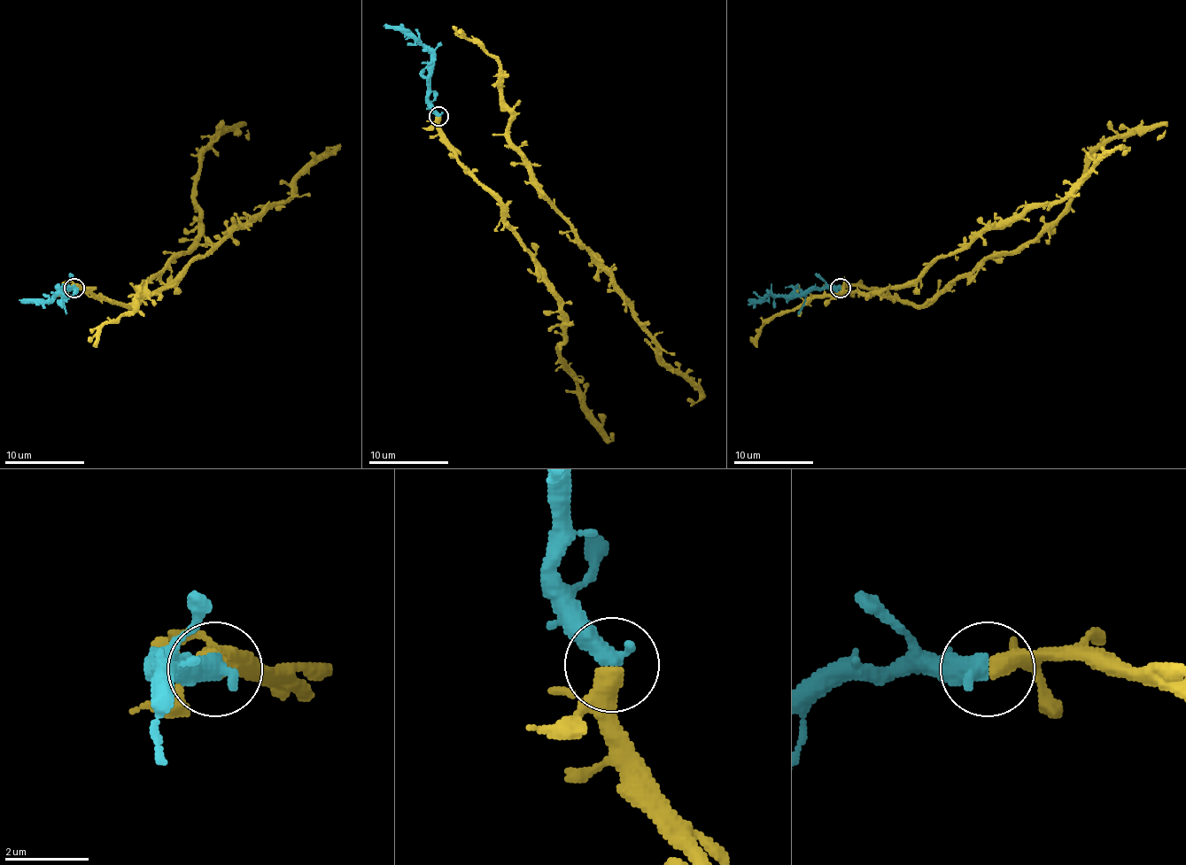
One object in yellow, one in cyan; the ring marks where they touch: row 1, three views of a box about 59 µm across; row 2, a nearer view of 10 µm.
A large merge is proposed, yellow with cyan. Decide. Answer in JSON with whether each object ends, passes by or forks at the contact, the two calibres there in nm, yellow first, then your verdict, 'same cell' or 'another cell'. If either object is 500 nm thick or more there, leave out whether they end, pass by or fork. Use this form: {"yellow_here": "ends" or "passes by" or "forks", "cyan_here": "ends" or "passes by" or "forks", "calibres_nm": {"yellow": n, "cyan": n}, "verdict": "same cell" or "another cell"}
{"calibres_nm": {"yellow": 280, "cyan": 500}, "verdict": "same cell"}

